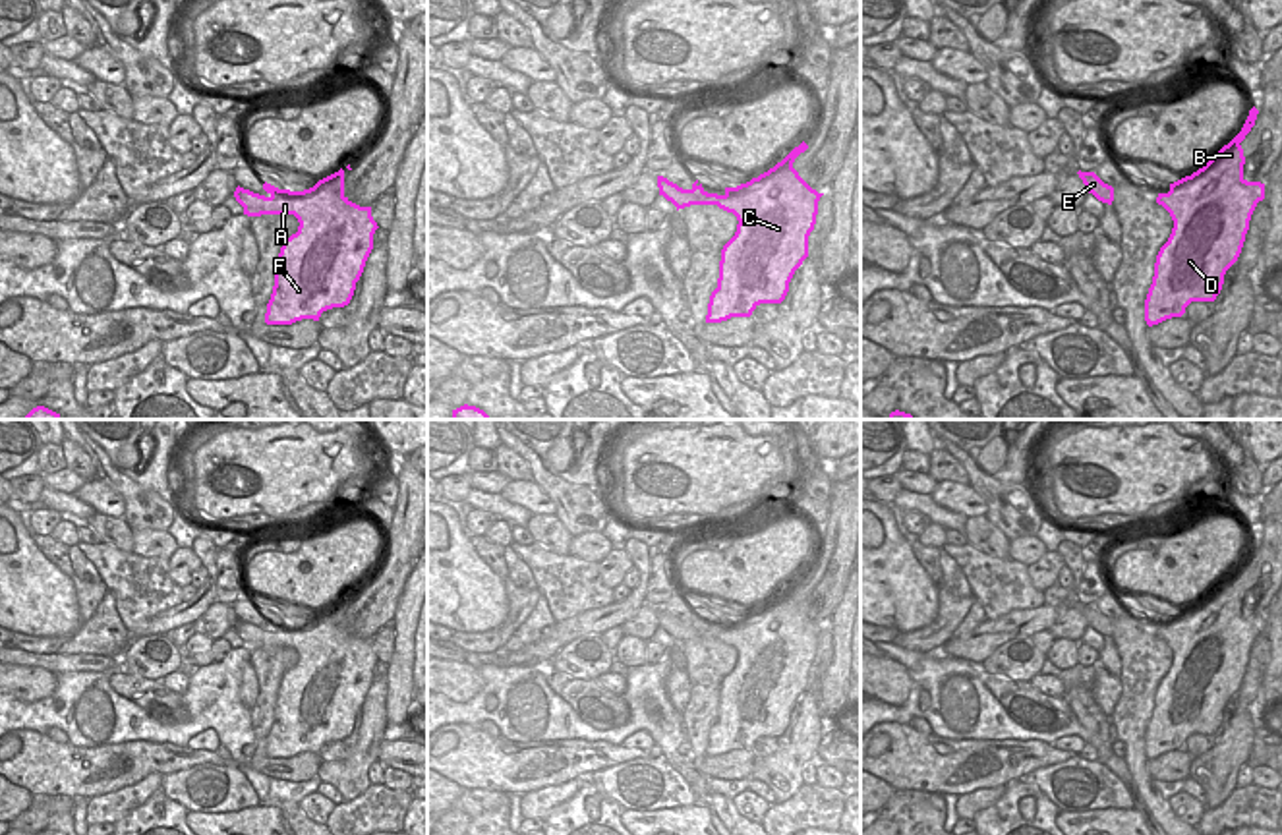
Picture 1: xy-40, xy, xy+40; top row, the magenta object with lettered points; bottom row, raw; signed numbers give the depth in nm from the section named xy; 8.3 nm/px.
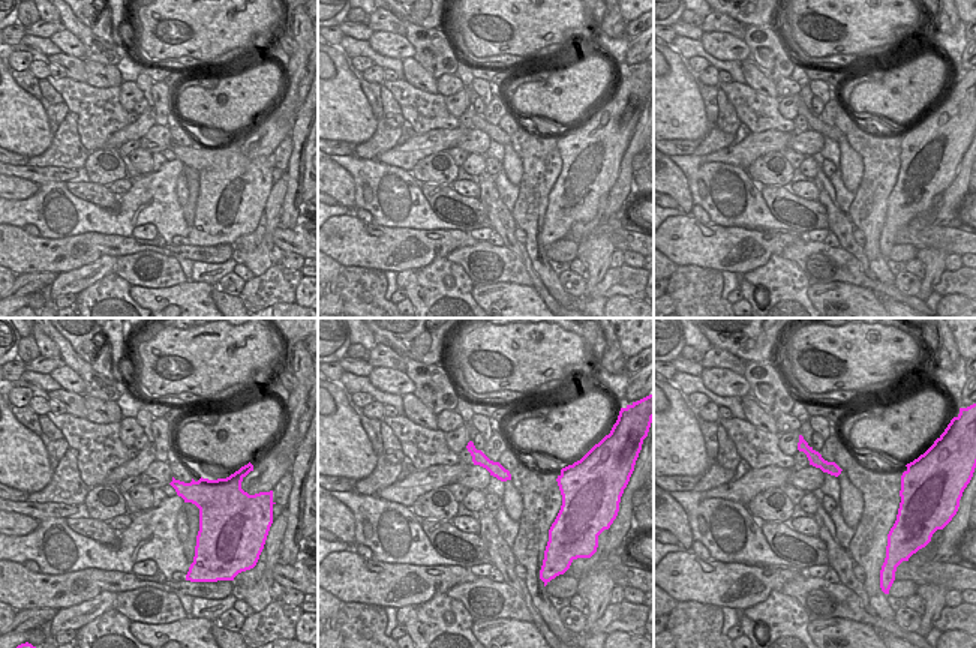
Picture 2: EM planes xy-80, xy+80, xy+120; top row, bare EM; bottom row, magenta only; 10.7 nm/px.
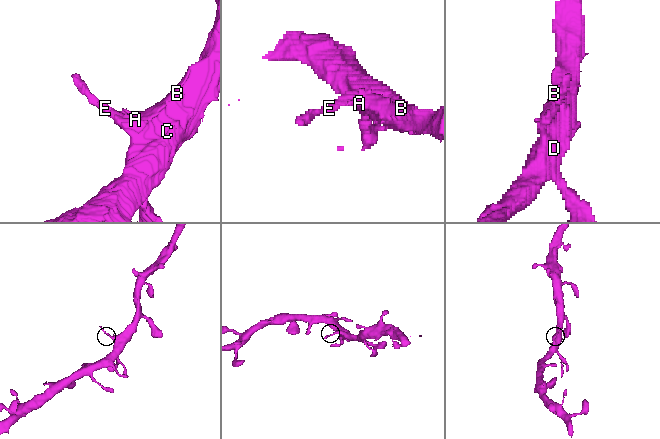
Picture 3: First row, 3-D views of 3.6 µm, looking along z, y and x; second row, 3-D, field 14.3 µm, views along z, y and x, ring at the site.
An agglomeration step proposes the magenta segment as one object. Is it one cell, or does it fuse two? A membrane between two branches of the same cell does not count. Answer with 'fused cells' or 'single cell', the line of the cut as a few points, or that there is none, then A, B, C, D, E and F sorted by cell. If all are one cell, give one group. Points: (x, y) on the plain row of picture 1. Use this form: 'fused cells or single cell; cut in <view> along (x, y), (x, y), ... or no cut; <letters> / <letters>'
single cell; no cut; A B C D E F

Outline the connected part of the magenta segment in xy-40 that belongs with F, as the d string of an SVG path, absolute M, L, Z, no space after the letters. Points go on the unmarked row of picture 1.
M342 601L304 624L267 615L263 622L267 630L236 620L244 648L294 648L300 655L280 680L265 756L319 754L323 744L348 738L379 661L371 640L360 640L344 628Z

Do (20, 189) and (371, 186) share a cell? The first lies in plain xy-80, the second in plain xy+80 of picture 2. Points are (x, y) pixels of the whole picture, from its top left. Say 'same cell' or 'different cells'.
different cells

